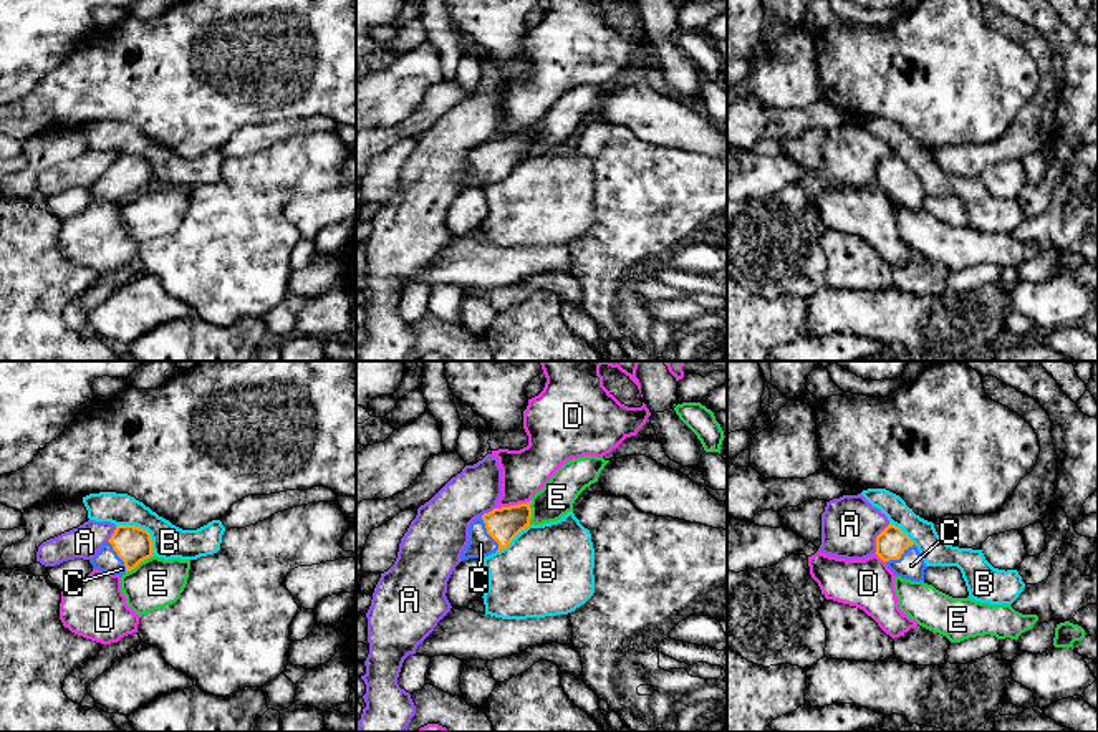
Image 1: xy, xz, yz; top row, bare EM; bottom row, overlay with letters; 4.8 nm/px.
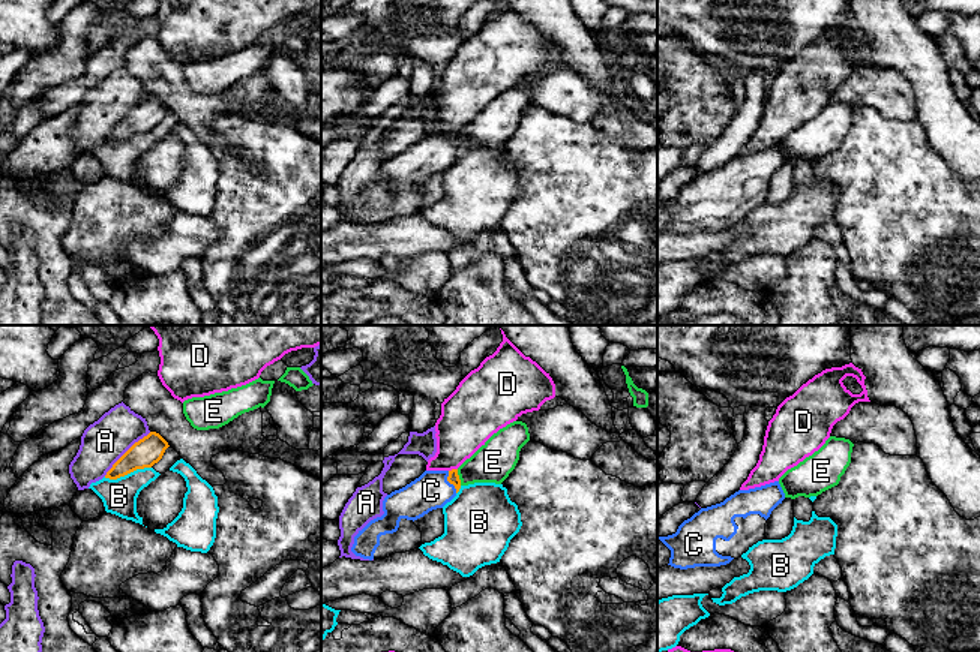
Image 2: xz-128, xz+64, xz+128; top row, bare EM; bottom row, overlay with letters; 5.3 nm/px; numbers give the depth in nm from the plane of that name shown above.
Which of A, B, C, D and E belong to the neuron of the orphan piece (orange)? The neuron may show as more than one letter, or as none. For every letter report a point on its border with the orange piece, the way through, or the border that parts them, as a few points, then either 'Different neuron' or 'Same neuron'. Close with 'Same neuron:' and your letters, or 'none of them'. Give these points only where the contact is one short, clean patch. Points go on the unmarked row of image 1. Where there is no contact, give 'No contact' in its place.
A: Touches orange at yz (876, 168). Different neuron
B: Touches orange at xy (143, 158). Boundary: xy (116, 154), (143, 156), (149, 163), (153, 184). Different neuron
C: Touches orange at xz (487, 161). Path across: xz (504, 153), (487, 161), (481, 173). Same neuron
D: Touches orange at xz (512, 134). Boundary: xz (530, 128), (496, 138). Different neuron
E: Touches orange at xy (138, 192). Boundary: xy (151, 184), (126, 202). Different neuron
Same neuron: C

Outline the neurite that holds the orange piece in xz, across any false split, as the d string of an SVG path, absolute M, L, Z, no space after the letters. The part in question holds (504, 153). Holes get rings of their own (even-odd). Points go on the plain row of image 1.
M530 131L494 137L475 147L469 156L469 172L460 187L480 187L507 177L512 169L530 154Z

